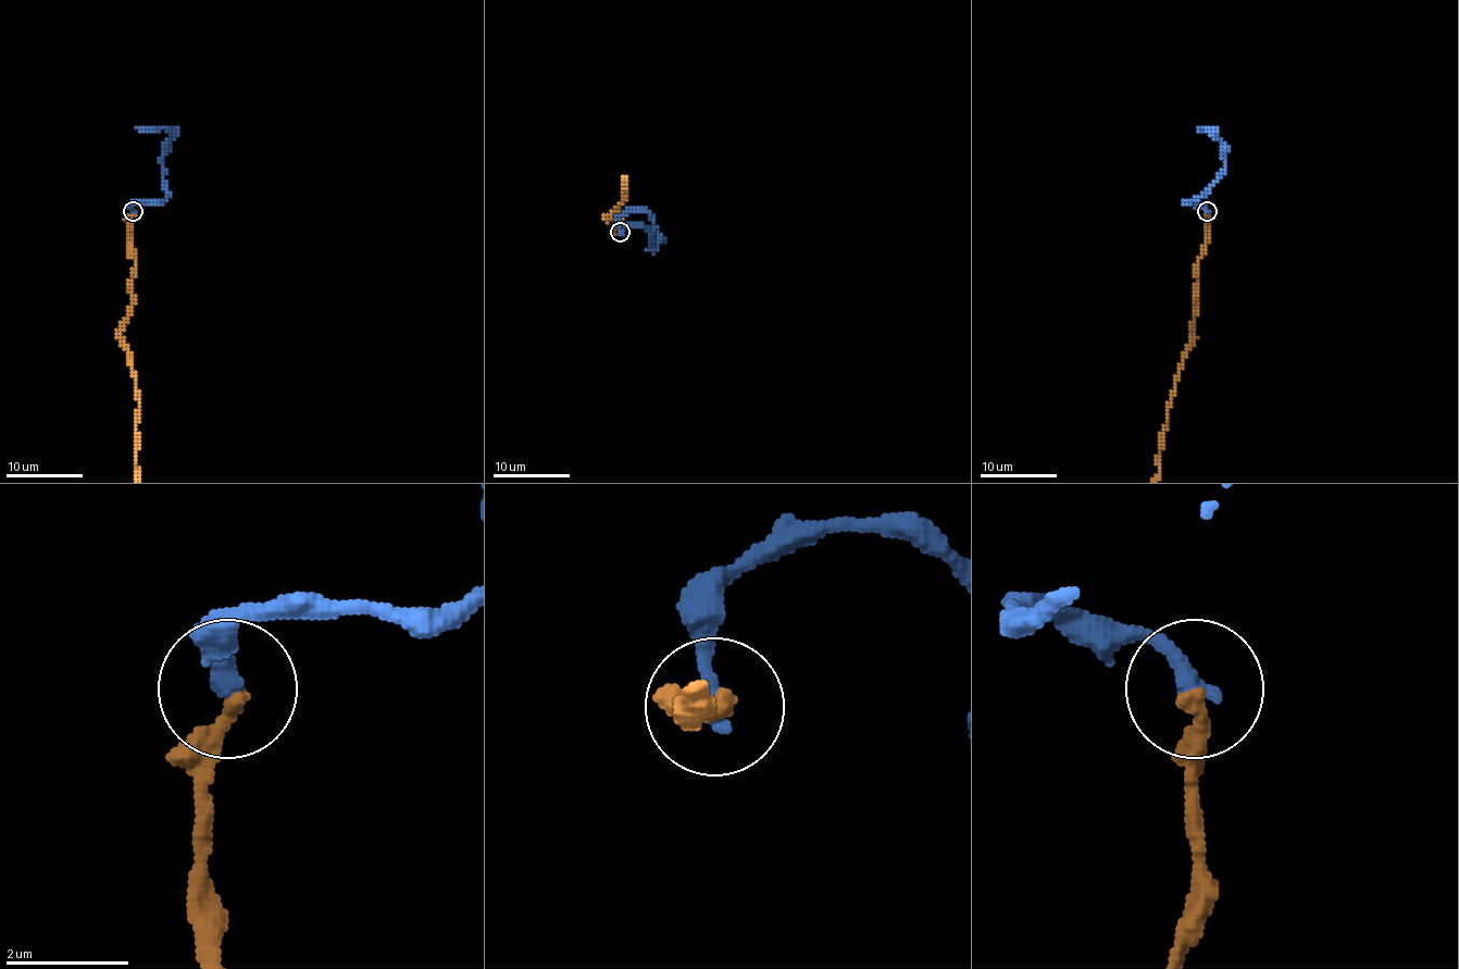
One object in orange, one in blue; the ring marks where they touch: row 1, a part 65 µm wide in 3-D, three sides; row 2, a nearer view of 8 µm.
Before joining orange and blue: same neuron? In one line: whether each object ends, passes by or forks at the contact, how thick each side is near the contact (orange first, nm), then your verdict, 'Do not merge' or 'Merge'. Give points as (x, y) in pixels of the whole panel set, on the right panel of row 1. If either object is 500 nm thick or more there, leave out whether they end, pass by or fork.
At the ring orange ends. At the ring blue ends. Thickness 280 nm (orange) against 360 nm. Do not merge

